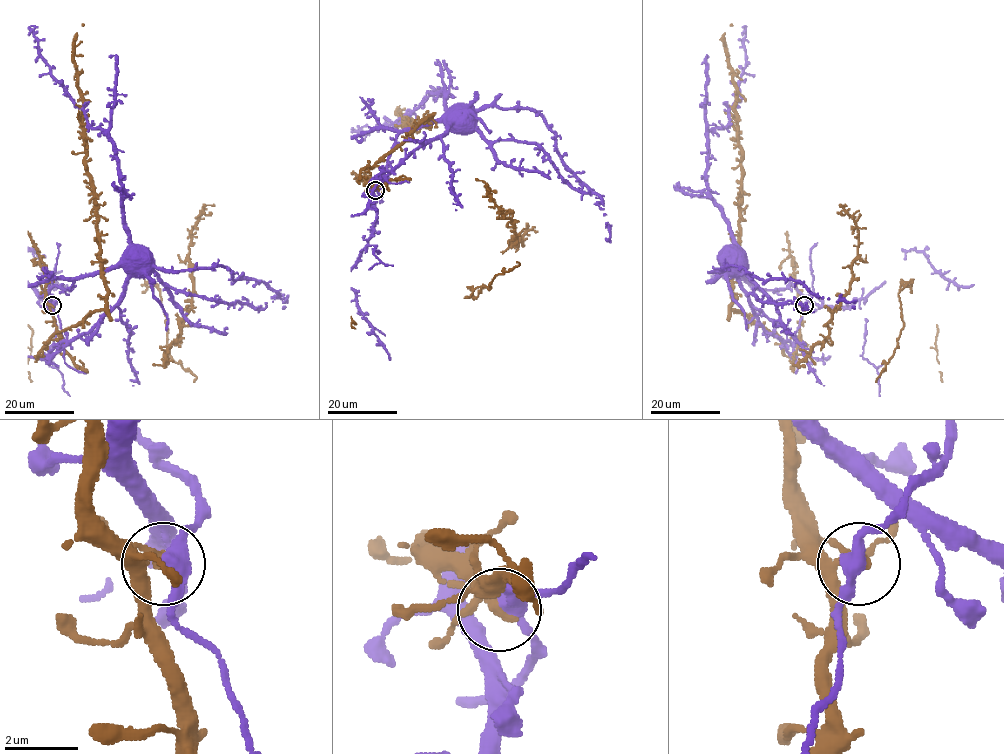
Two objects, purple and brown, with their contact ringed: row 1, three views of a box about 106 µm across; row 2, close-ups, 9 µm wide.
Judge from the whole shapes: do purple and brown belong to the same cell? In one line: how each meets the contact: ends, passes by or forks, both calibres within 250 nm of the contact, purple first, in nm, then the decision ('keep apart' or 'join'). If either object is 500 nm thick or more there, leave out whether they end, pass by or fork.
purple passes by; brown passes by; 400 nm thick on the purple side, 260 nm on the other; keep apart

